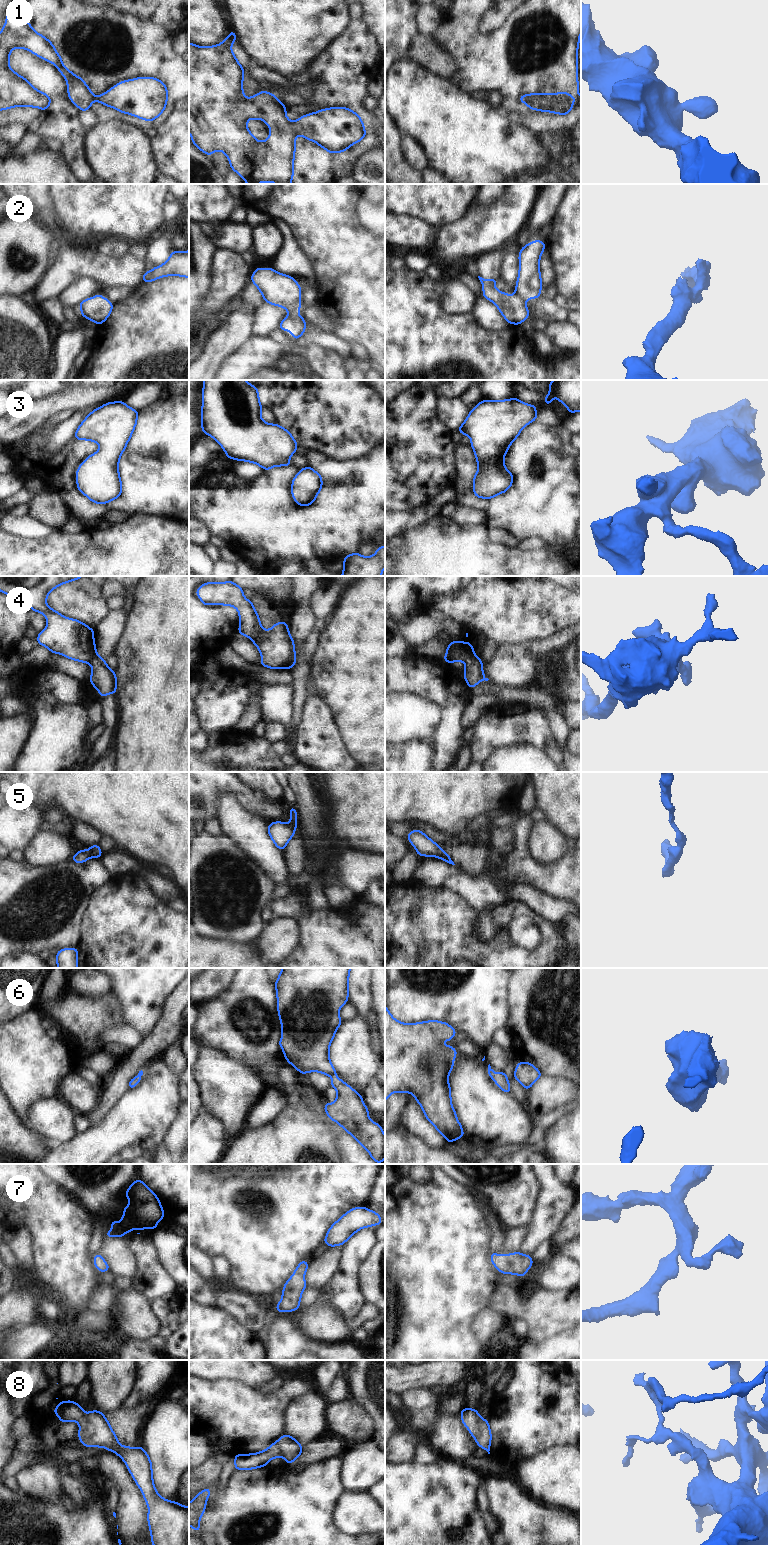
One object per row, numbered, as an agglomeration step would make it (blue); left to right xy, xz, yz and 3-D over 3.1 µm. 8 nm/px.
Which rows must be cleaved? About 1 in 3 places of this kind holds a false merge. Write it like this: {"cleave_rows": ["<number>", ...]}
{"cleave_rows": ["2", "4"]}

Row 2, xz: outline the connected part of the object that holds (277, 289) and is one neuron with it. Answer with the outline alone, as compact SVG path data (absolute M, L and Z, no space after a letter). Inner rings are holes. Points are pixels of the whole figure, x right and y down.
M256 268L251 276L251 282L257 286L265 302L281 306L290 314L294 314L299 319L303 319L302 316L298 314L298 310L301 308L301 287L292 276L280 274L273 268Z

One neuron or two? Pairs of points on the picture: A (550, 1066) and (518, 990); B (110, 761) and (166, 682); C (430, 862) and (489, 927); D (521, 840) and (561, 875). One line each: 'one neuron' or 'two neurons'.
A: one neuron
B: two neurons
C: one neuron
D: one neuron

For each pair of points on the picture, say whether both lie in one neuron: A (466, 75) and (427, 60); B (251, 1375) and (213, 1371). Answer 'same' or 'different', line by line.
A: different
B: same

